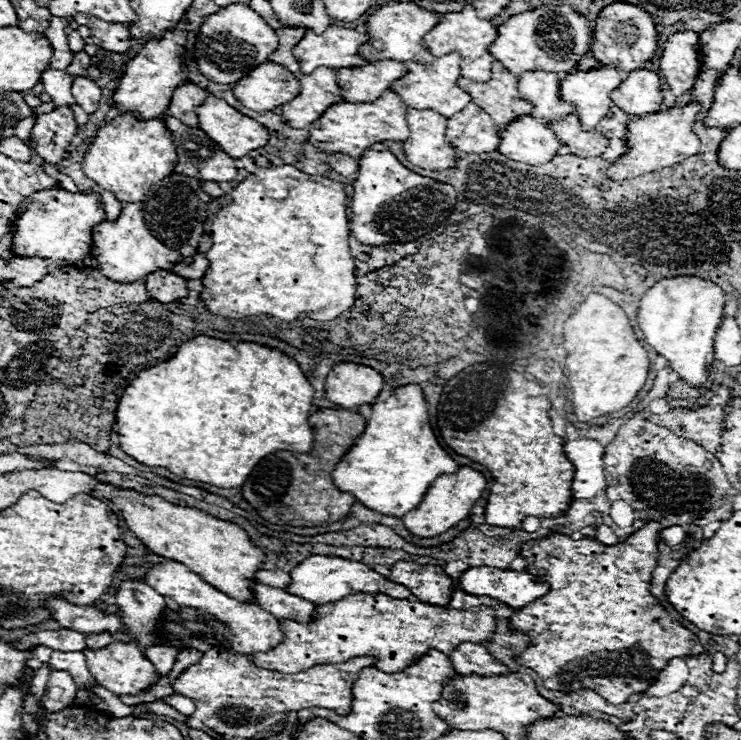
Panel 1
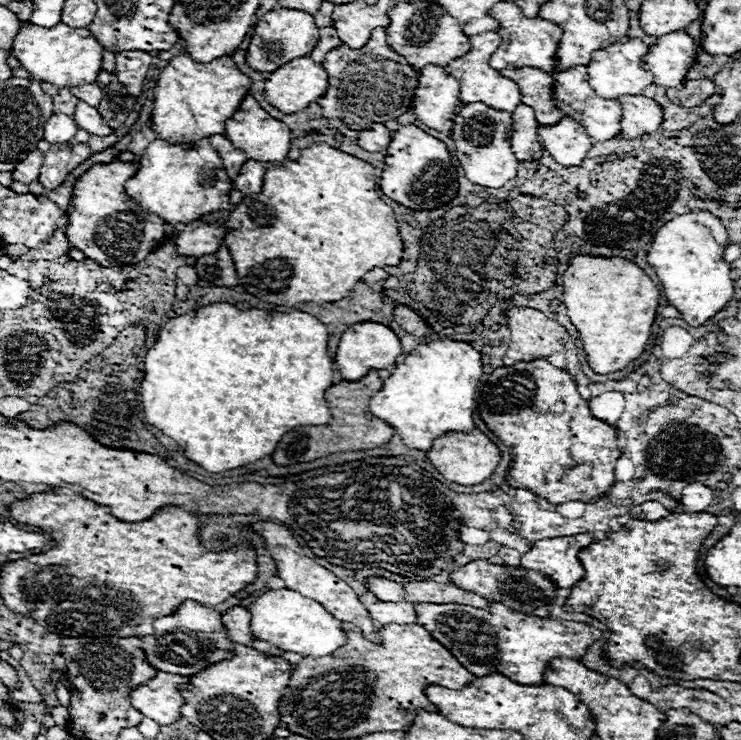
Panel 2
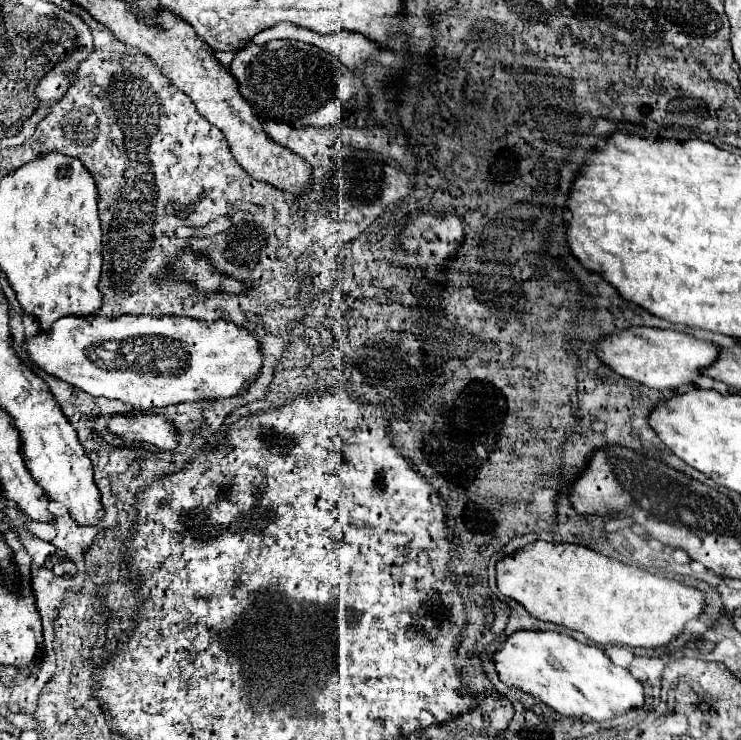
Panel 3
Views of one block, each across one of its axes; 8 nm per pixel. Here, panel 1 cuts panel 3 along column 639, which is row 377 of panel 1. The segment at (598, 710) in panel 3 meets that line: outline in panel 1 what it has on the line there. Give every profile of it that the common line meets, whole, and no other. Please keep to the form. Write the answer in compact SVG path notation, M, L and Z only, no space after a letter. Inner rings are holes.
M662 278L656 282L640 300L638 310L638 328L644 334L644 340L652 346L652 350L668 360L668 366L688 384L702 386L708 378L710 364L714 362L714 336L720 328L720 320L724 314L724 292L714 282L700 278Z

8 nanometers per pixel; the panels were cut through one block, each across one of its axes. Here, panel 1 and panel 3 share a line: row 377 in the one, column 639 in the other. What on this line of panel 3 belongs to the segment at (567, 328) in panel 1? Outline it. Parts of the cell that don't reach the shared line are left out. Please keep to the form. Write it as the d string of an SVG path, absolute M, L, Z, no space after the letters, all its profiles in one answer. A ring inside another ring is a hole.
M536 540L522 550L506 556L496 564L498 590L520 602L534 618L548 620L570 630L582 632L596 644L620 644L640 648L660 648L672 644L686 628L688 620L694 620L706 610L706 594L694 586L686 586L678 580L650 574L648 570L622 564L614 558L602 556L580 544L550 544Z

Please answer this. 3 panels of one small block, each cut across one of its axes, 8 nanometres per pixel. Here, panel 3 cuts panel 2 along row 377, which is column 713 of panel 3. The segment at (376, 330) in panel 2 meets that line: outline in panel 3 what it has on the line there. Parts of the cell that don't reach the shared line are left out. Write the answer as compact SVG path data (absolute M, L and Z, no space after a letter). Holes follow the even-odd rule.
M648 326L622 330L598 342L598 356L606 366L628 380L646 384L662 392L676 392L696 386L696 380L702 376L702 368L714 364L714 360L718 360L718 354L720 348L714 342L700 340L676 330L660 330Z

